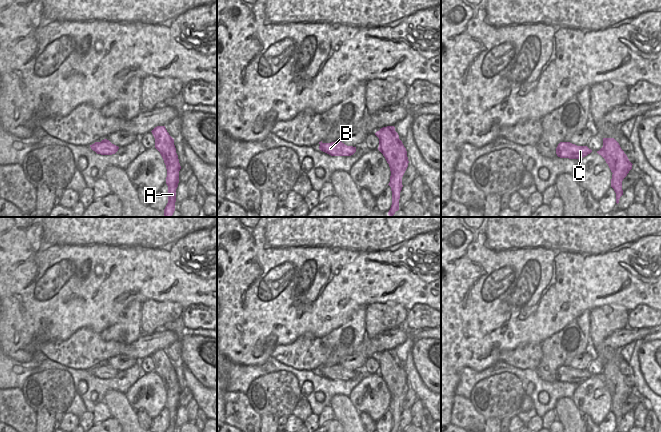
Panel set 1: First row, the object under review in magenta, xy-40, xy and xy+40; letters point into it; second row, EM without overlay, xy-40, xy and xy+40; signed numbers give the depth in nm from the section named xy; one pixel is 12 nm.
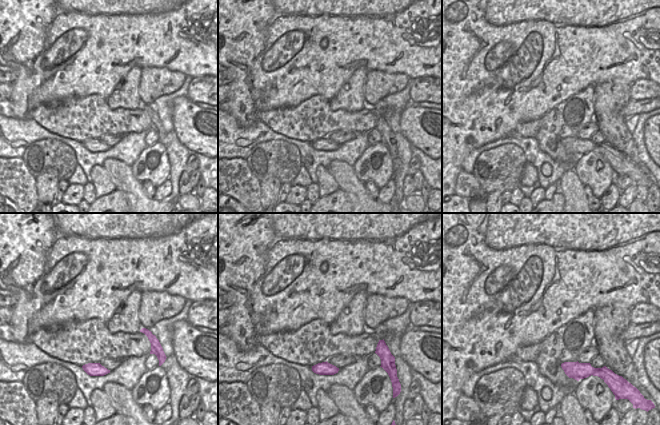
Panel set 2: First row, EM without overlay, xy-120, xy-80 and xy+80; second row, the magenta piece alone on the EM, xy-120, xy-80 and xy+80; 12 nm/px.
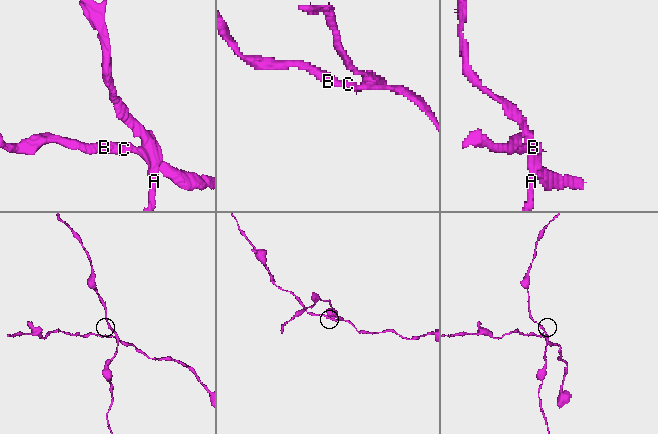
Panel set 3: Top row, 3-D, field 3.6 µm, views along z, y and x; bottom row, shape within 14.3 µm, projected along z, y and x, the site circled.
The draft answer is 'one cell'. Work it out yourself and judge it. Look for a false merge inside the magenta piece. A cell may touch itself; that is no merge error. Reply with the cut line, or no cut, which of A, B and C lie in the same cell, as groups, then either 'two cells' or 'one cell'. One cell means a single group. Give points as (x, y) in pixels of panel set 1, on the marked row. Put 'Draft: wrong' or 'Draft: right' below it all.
xy+40 (601, 148), (613, 159), (613, 172) | A / B C | two cells
Draft: wrong

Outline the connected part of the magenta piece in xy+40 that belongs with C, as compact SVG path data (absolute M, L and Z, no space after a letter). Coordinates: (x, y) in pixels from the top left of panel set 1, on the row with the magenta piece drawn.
M560 142L556 154L560 158L581 159L592 152L587 146L577 146L570 142Z

